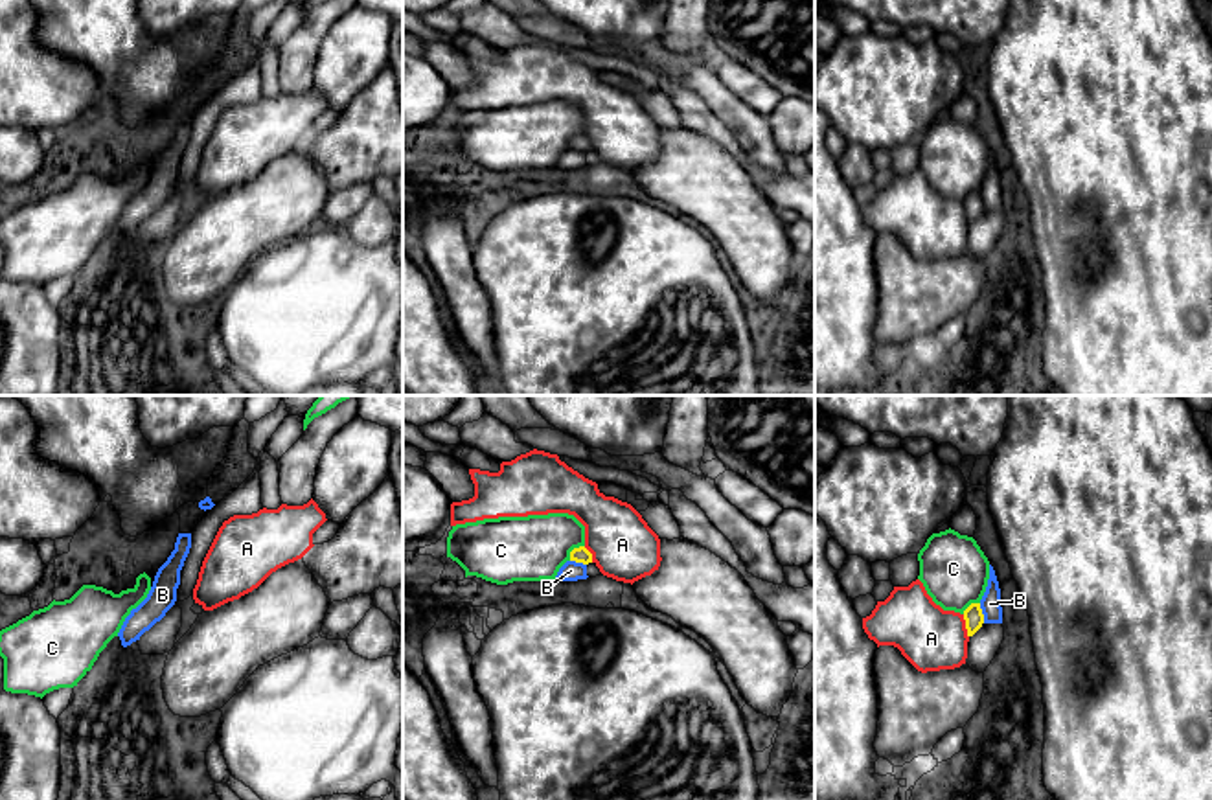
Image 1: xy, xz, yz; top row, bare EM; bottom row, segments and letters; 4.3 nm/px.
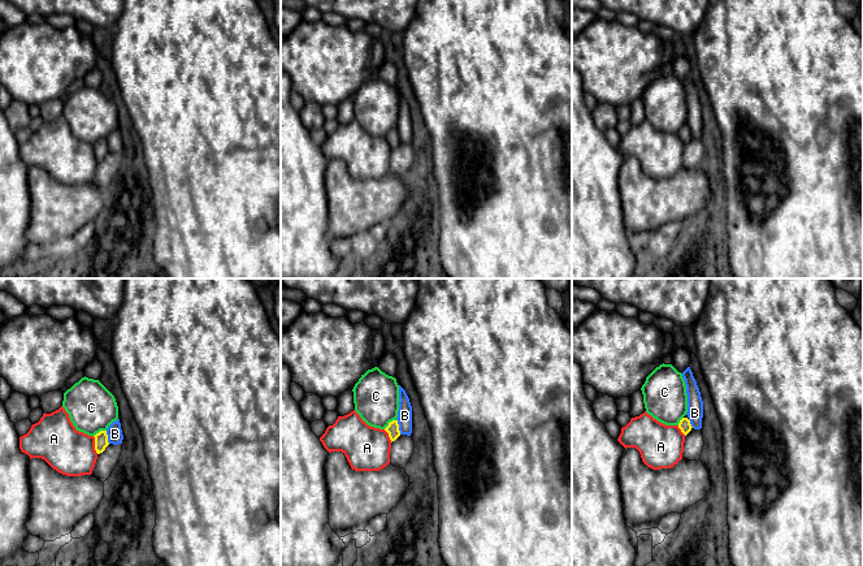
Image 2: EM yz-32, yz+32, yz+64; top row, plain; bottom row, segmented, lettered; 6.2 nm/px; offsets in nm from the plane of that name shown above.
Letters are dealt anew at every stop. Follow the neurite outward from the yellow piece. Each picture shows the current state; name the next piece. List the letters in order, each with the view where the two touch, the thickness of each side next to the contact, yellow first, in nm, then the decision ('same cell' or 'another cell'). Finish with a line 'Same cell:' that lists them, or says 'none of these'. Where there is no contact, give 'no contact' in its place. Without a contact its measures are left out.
A: meets yellow in yz; 90 nm thick on the yellow side, 280 nm on the other; another cell
B: meets yellow in yz; 90 nm thick on the yellow side, 90 nm on the other; another cell
C: meets yellow in xz; 70 nm thick on the yellow side, 280 nm on the other; another cell
Same cell: none of these

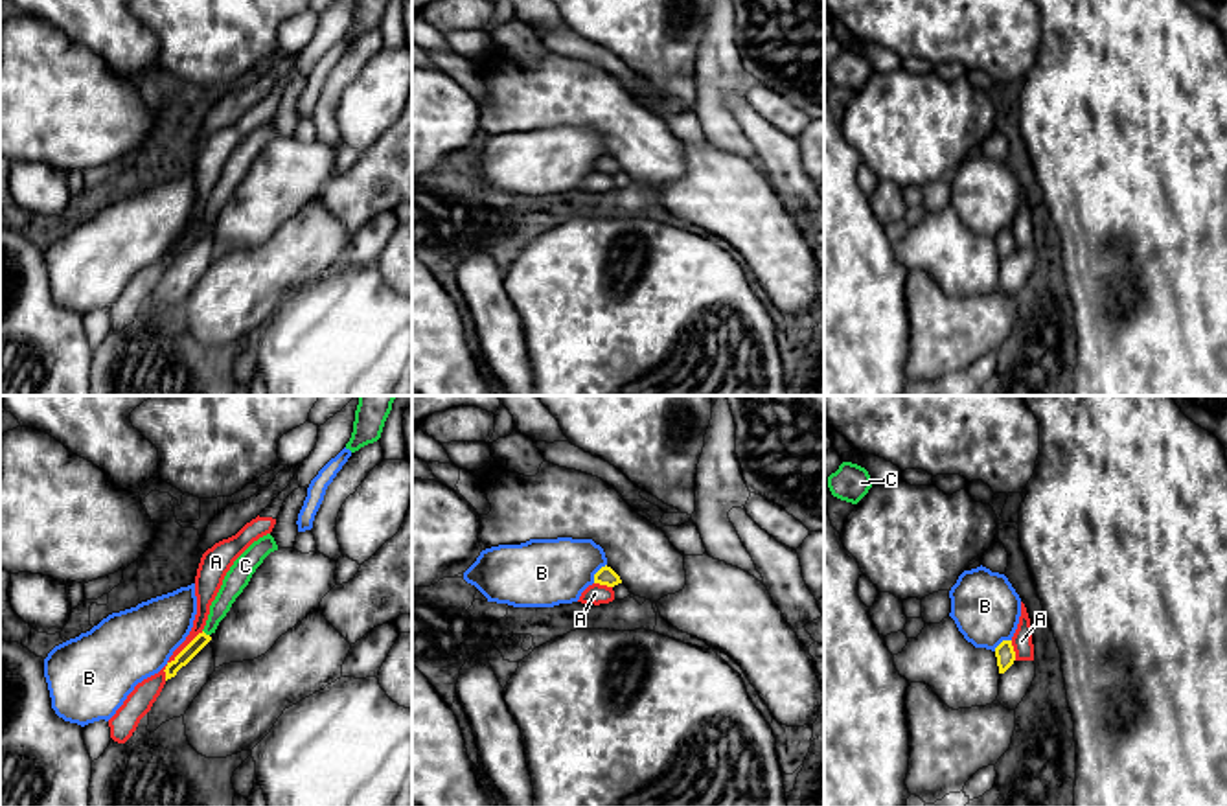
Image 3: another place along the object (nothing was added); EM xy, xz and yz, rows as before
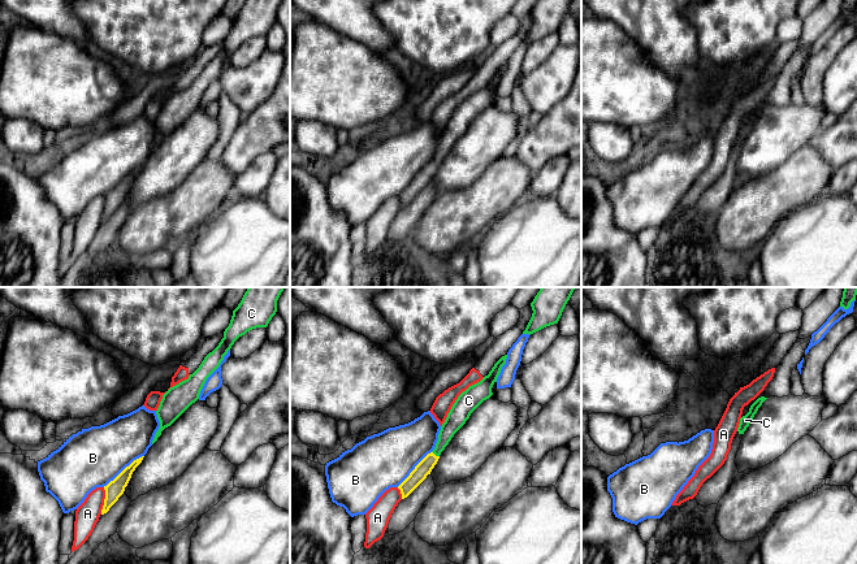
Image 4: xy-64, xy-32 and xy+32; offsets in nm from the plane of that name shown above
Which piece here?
A: meets yellow in xy; 60 nm thick on the yellow side, 60 nm on the other; another cell
B: meets yellow in xz; 80 nm thick on the yellow side, 300 nm on the other; another cell
C: meets yellow in xy; 60 nm thick on the yellow side, 100 nm on the other; same cell
Same cell: C

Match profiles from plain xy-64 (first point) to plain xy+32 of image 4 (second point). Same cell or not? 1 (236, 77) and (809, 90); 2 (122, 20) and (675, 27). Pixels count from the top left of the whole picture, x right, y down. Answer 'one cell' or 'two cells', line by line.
1: two cells
2: two cells

